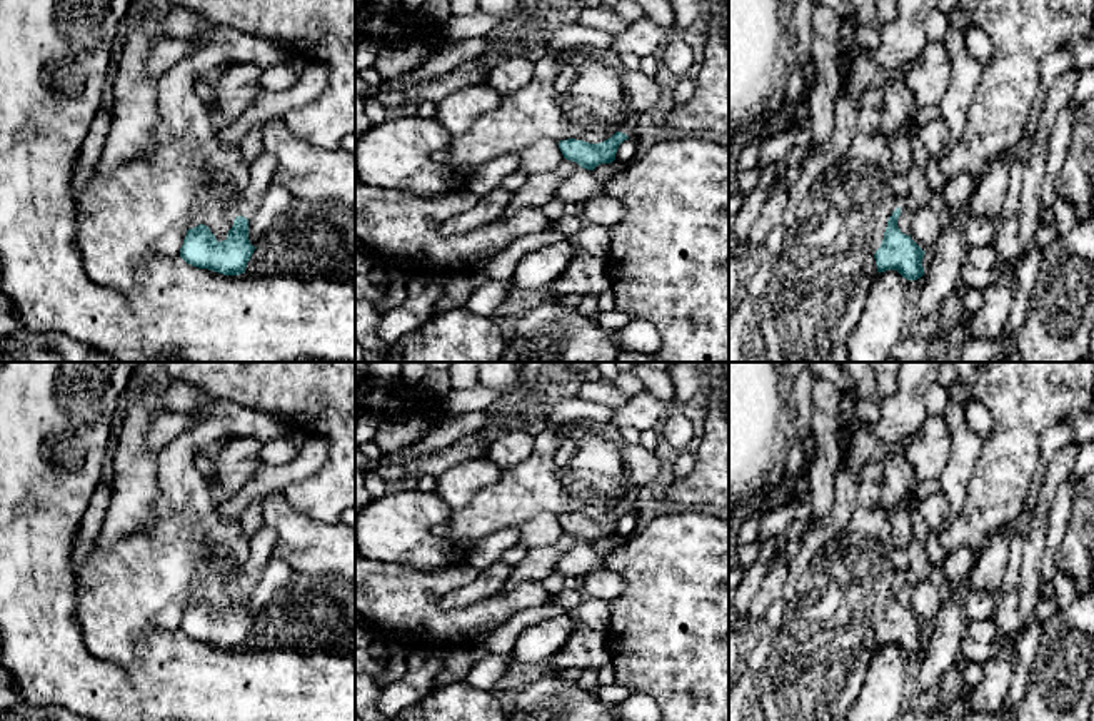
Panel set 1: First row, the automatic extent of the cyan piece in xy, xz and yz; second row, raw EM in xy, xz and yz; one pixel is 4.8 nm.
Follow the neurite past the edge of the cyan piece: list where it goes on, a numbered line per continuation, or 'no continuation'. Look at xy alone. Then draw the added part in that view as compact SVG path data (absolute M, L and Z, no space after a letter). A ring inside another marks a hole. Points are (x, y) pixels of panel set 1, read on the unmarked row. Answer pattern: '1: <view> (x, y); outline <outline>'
1: xy (260, 546); outline M267 526L250 537L248 554L238 574L238 589L250 592L258 584L275 544L277 532Z

